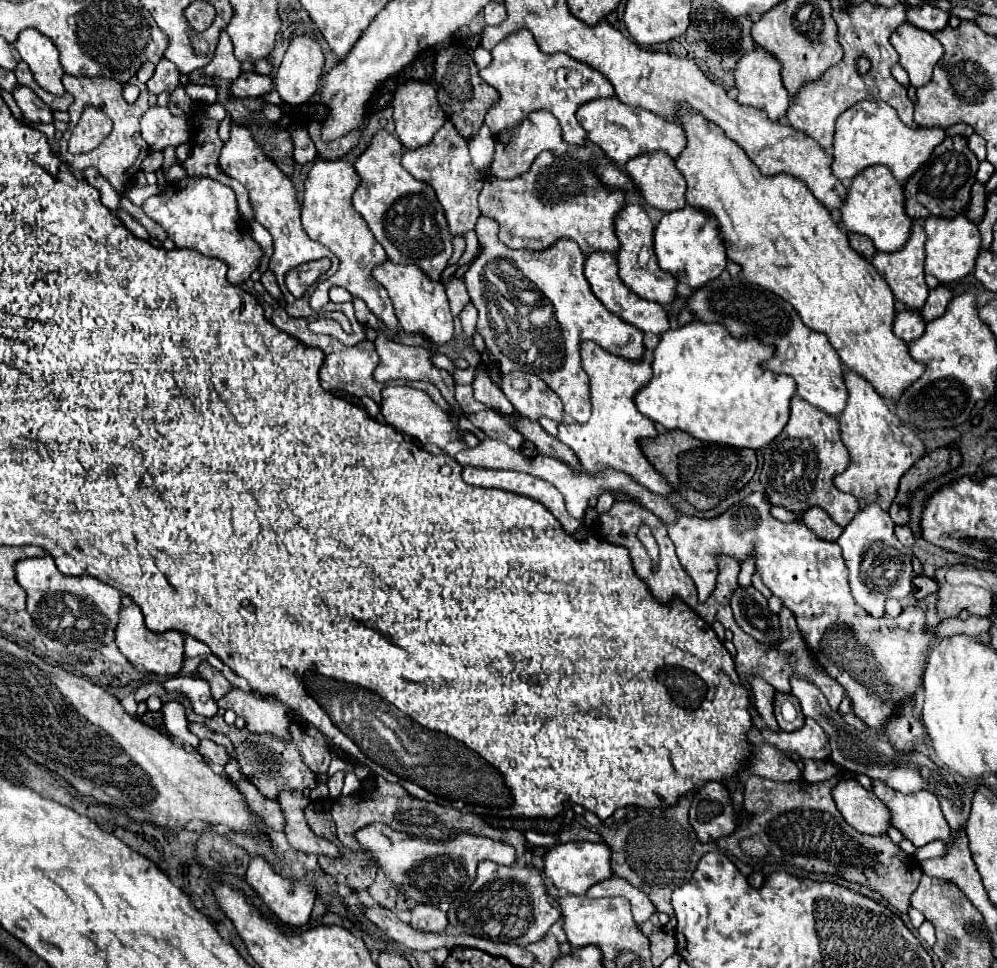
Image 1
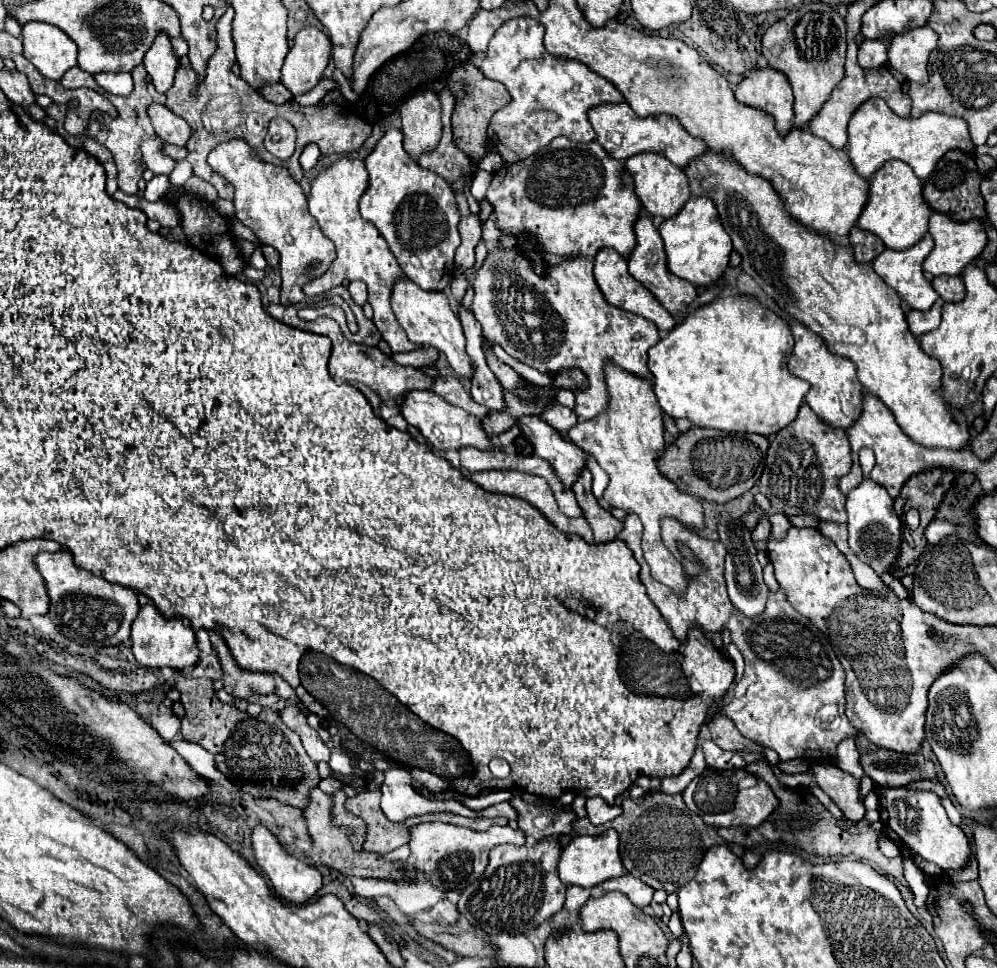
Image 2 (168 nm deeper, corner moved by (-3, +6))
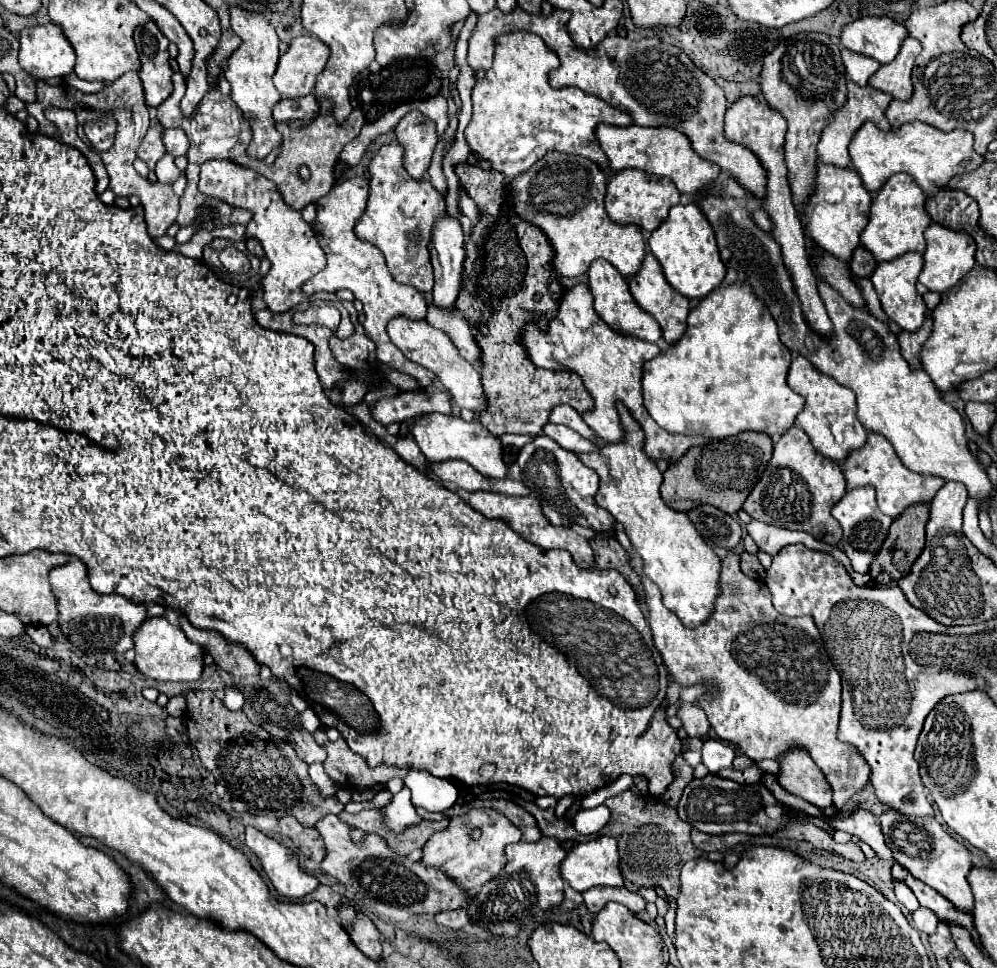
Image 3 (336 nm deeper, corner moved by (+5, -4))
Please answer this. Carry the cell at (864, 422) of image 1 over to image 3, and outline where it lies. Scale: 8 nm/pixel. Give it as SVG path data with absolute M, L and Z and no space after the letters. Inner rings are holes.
M867 432L867 442L863 448L853 450L845 462L845 480L847 480L847 490L853 488L863 488L863 486L873 486L877 490L877 502L881 506L881 512L897 518L907 506L917 504L917 502L929 502L937 490L945 484L945 478L941 476L925 476L925 474L917 474L913 470L909 470L895 454L893 446L889 440L885 440L885 436L877 434L877 432Z

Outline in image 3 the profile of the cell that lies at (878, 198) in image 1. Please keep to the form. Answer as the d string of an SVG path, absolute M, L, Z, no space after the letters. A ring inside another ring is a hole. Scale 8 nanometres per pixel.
M905 172L893 174L881 190L875 192L871 210L869 210L869 224L861 232L861 244L881 262L881 260L893 260L905 252L923 252L925 250L925 238L923 230L931 224L929 214L925 212L925 194L923 190L913 182L913 178Z

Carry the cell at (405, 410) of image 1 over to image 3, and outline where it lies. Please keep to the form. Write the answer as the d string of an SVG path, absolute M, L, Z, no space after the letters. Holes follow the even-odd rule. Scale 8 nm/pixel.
M423 414L415 418L415 424L411 428L413 440L425 454L427 462L443 462L443 460L465 460L469 462L477 472L489 478L503 478L507 474L507 466L501 458L501 444L499 438L493 436L481 422L465 422L457 416L445 416L445 414Z

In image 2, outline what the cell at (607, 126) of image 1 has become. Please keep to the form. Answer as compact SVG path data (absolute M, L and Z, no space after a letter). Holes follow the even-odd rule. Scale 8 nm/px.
M627 102L623 104L601 104L589 110L589 120L593 124L593 130L597 134L597 142L613 156L615 160L627 160L641 152L657 152L663 154L669 162L673 162L679 168L685 168L693 158L707 152L707 146L703 140L697 140L685 132L681 122L673 116L647 116L639 118Z

